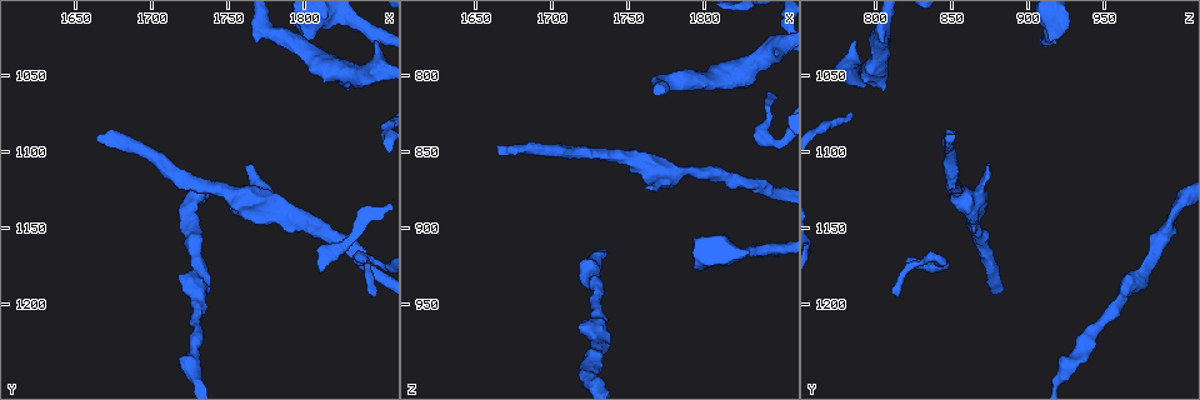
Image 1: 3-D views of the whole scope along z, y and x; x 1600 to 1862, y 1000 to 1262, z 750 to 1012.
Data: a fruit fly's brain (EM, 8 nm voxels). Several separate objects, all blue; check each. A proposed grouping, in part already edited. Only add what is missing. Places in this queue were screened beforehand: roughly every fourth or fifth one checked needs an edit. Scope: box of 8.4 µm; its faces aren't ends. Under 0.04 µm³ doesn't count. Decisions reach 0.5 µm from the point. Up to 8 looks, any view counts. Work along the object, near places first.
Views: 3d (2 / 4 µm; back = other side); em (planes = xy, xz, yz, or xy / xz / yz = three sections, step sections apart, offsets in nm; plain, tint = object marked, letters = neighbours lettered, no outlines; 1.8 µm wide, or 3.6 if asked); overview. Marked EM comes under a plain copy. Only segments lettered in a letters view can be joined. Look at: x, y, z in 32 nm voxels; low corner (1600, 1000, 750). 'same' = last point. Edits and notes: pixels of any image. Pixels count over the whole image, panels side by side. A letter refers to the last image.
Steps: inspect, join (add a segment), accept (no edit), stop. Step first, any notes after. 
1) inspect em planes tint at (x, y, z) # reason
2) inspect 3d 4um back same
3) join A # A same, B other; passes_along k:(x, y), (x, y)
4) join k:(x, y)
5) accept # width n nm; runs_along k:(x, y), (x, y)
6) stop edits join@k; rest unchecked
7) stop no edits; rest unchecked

inspect 3d 4um at (1762, 1108, 874)

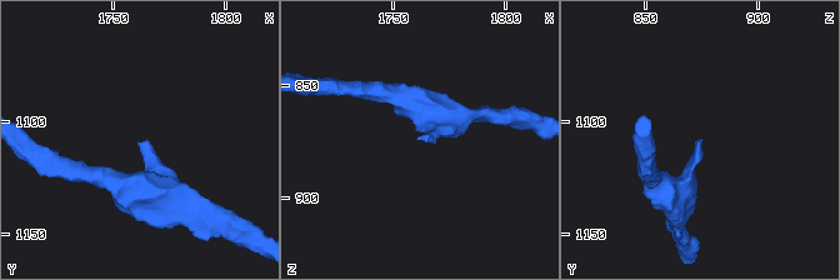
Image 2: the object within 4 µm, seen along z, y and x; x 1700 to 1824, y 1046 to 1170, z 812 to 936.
inspect em planes tint at (1761, 1108, 874) # now the EM

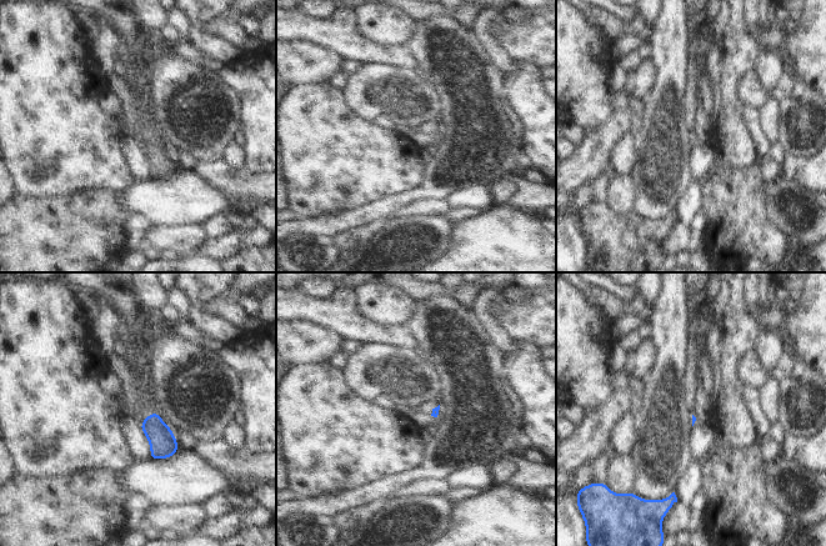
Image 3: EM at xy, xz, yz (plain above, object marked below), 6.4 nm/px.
inspect em planes letters same

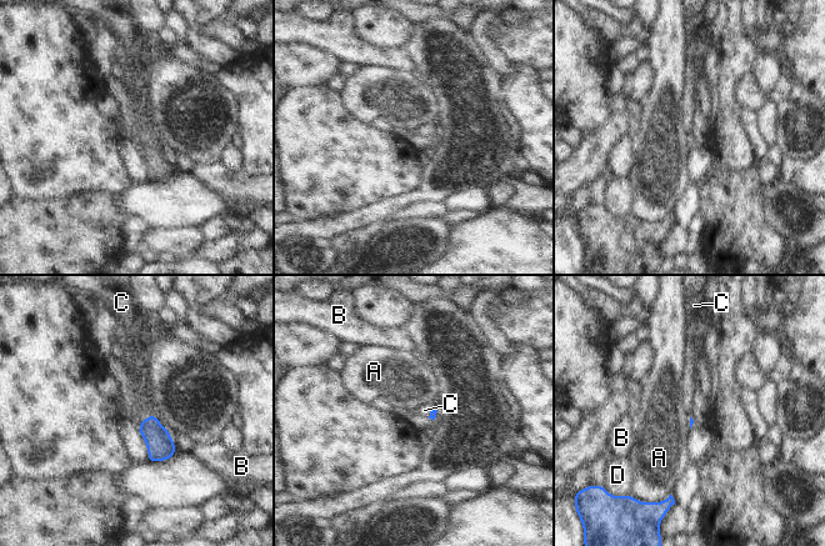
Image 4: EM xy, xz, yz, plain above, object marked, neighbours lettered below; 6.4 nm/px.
join C # A other, B other, C same, D other; the cell continues

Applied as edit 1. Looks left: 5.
inspect 3d 2um back at (1662, 1090, 846) # long arm stops here

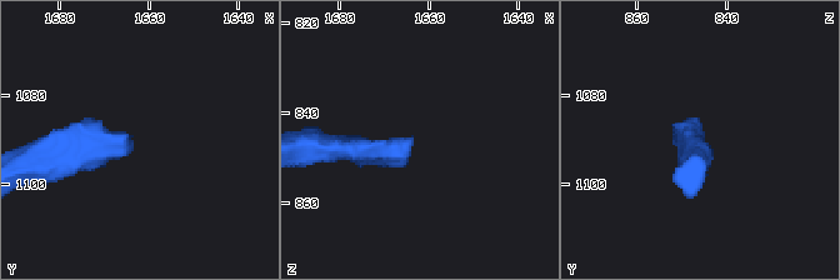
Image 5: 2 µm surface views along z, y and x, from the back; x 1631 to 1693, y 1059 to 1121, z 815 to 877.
inspect em planes letters at (1664, 1090, 846) # need the tissue

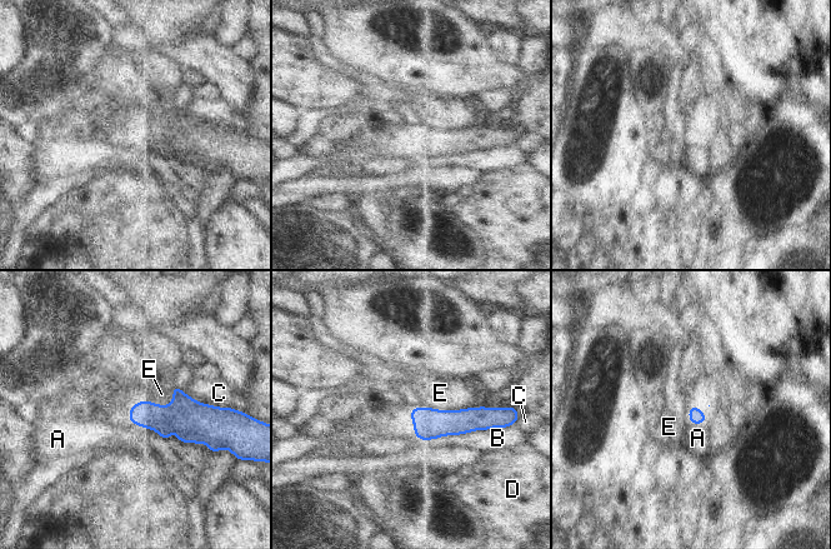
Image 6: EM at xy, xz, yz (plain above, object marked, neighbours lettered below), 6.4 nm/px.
accept # A other, B other, C other, D other, E other; border 6:(482, 404), (460, 409), (410, 407); none of them fits

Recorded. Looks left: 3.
inspect 3d 2um at (1846, 1026, 788) # thick end

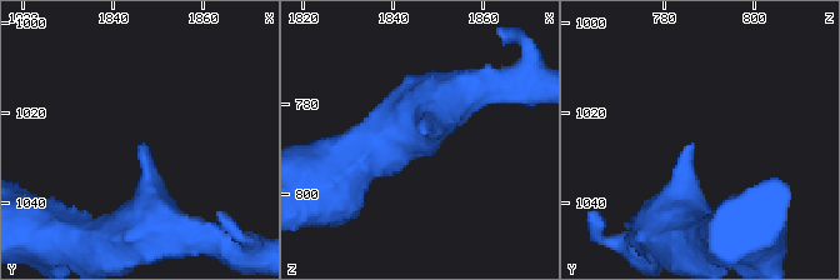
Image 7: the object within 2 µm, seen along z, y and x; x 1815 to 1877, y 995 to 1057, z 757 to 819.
inspect em xy step 16 letters at (1846, 1026, 787)

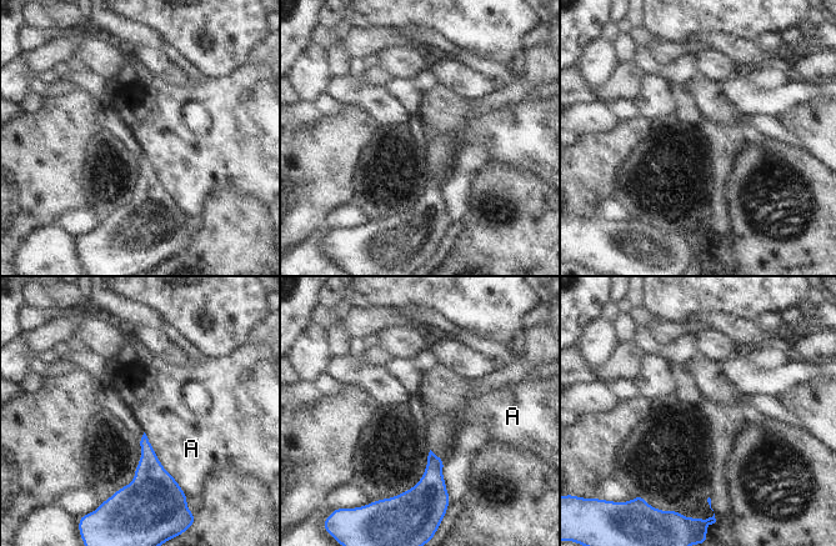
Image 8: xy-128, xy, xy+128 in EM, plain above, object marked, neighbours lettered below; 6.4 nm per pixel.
inspect em planes letters same

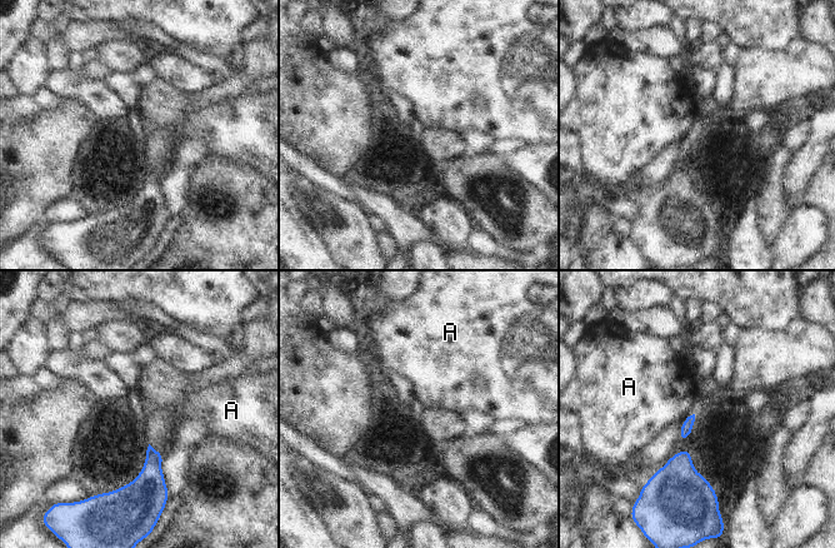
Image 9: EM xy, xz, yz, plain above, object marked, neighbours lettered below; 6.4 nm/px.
accept # A other; border 9:(694, 413), (683, 422); no lettered segment goes on from it

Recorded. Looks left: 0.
stop edits join@4; rest unchecked

